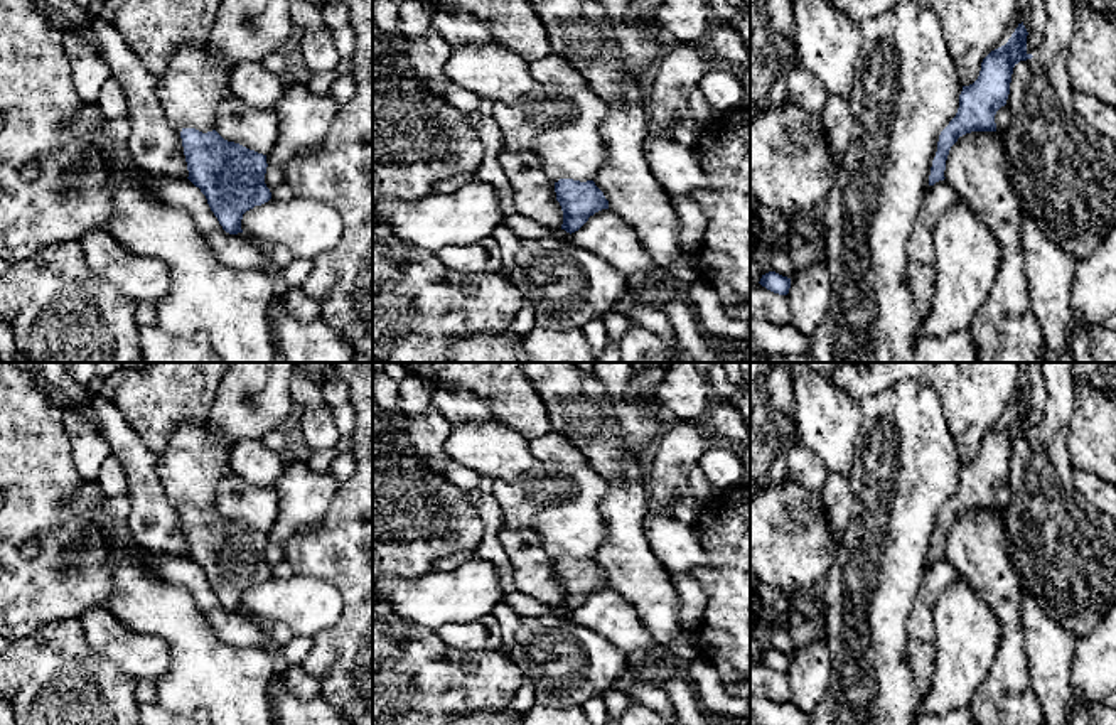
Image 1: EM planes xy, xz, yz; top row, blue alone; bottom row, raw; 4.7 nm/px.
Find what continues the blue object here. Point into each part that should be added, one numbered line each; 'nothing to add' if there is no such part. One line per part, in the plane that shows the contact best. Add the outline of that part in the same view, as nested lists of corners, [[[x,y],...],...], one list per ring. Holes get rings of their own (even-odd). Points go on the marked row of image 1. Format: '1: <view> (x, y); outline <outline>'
nothing to add

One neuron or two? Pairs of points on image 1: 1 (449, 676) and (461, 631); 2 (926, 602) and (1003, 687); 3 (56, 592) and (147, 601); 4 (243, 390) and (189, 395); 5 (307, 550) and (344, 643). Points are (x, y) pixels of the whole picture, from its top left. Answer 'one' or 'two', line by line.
1: two
2: two
3: two
4: two
5: one

